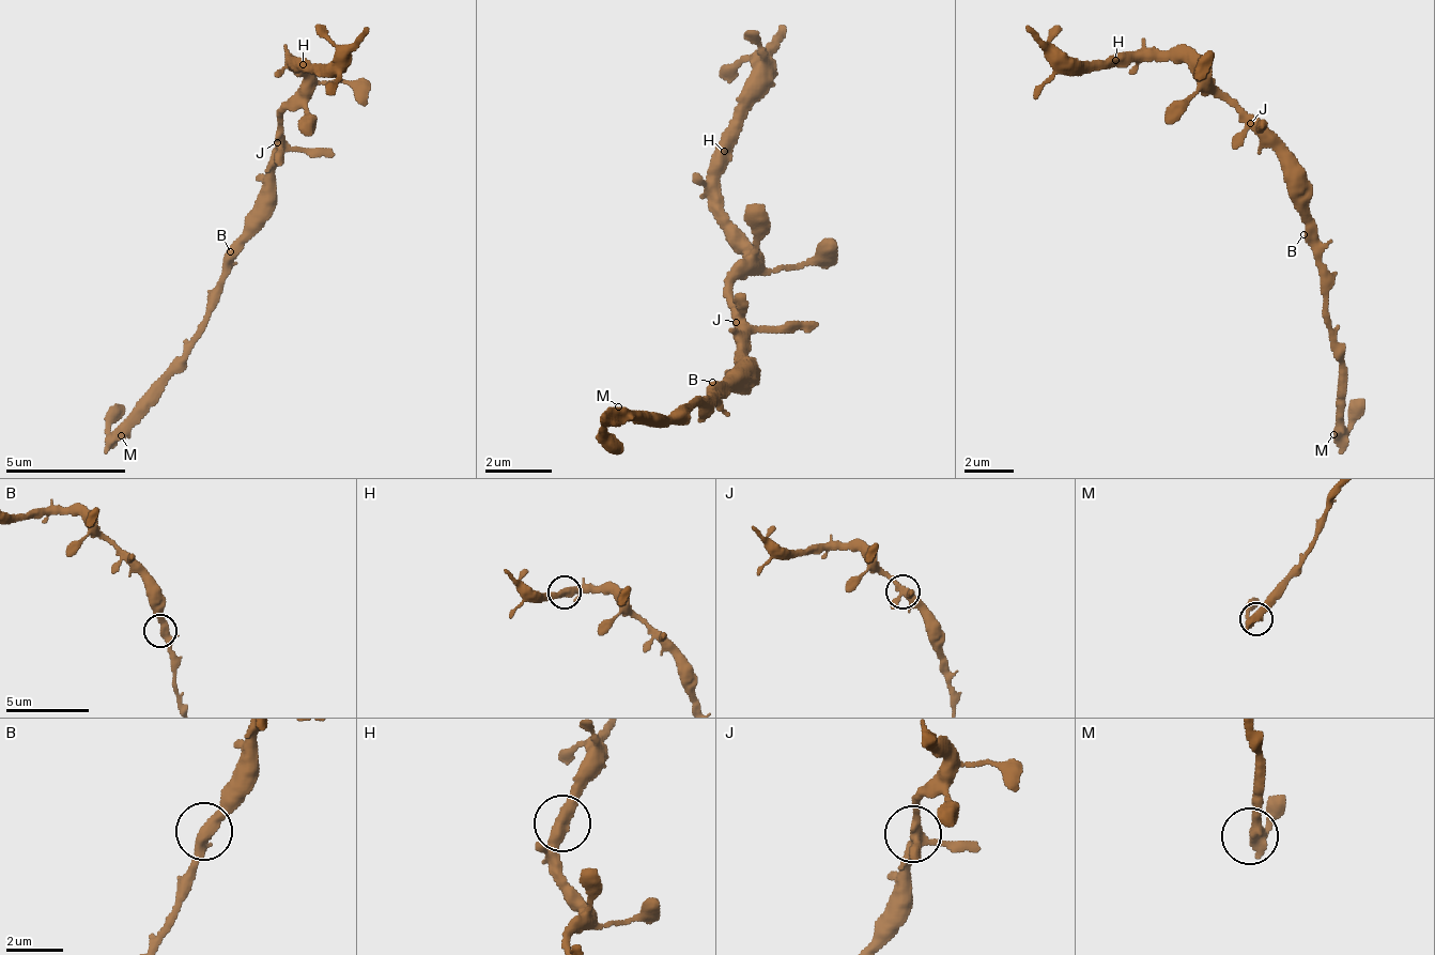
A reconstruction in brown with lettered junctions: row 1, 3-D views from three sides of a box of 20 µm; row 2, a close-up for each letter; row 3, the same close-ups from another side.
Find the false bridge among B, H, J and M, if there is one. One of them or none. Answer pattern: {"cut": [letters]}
{"cut": []}

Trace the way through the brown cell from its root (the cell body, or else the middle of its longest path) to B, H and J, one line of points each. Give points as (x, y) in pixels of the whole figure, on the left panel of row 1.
B: (264, 189), (264, 206), (258, 214), (250, 232), (230, 251)
H: (264, 189), (268, 155), (276, 149), (282, 113), (307, 85), (297, 71), (299, 68), (294, 67), (301, 62)
J: (264, 189), (268, 155), (277, 142)

